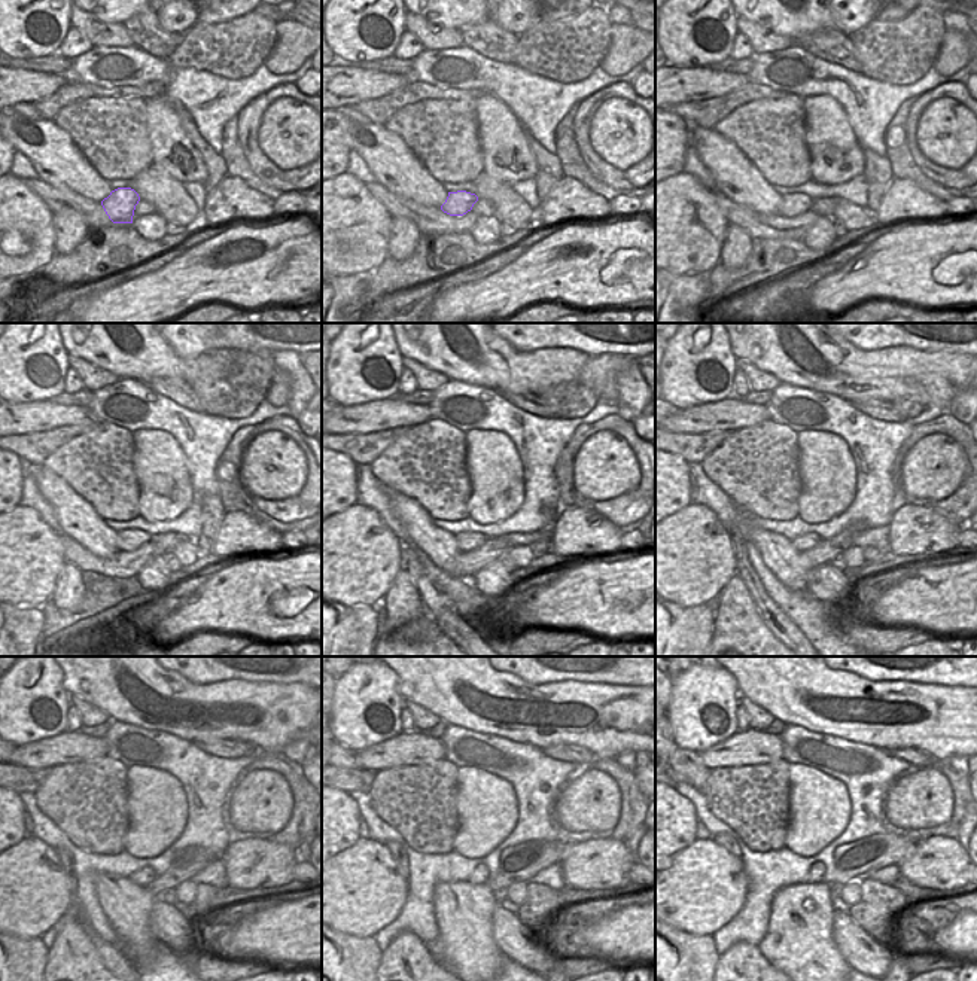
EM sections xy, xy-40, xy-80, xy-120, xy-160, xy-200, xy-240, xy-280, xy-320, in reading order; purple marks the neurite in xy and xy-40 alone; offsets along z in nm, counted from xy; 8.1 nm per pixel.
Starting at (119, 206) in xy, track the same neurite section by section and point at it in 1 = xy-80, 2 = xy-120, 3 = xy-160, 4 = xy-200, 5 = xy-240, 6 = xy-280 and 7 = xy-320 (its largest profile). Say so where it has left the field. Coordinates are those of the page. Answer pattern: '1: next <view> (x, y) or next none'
1: next xy-80 (793, 204)
2: next xy-120 (128, 541)
3: next xy-160 (468, 541)
4: next xy-200 (807, 541)
5: next xy-240 (143, 877)
6: next xy-280 (481, 874)
7: next xy-320 (816, 873)

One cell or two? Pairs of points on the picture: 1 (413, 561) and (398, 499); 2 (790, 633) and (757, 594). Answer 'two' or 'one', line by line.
1: two
2: one

